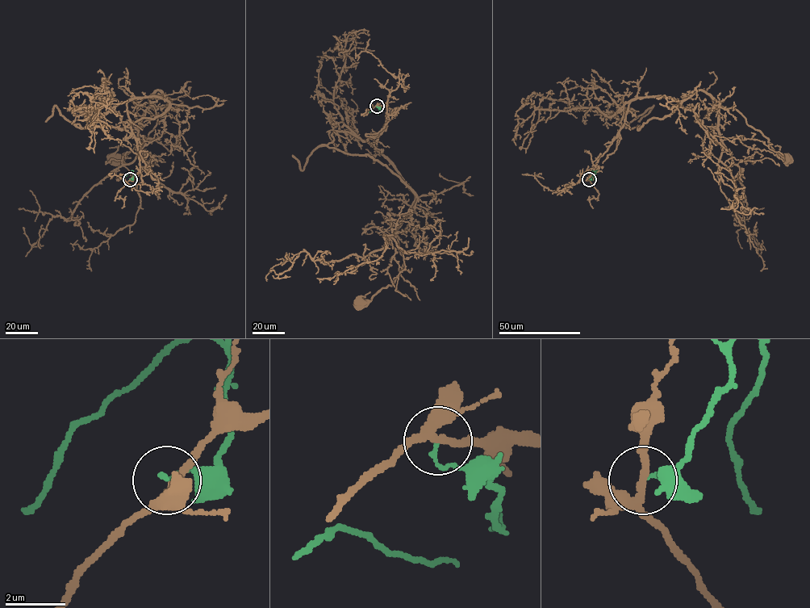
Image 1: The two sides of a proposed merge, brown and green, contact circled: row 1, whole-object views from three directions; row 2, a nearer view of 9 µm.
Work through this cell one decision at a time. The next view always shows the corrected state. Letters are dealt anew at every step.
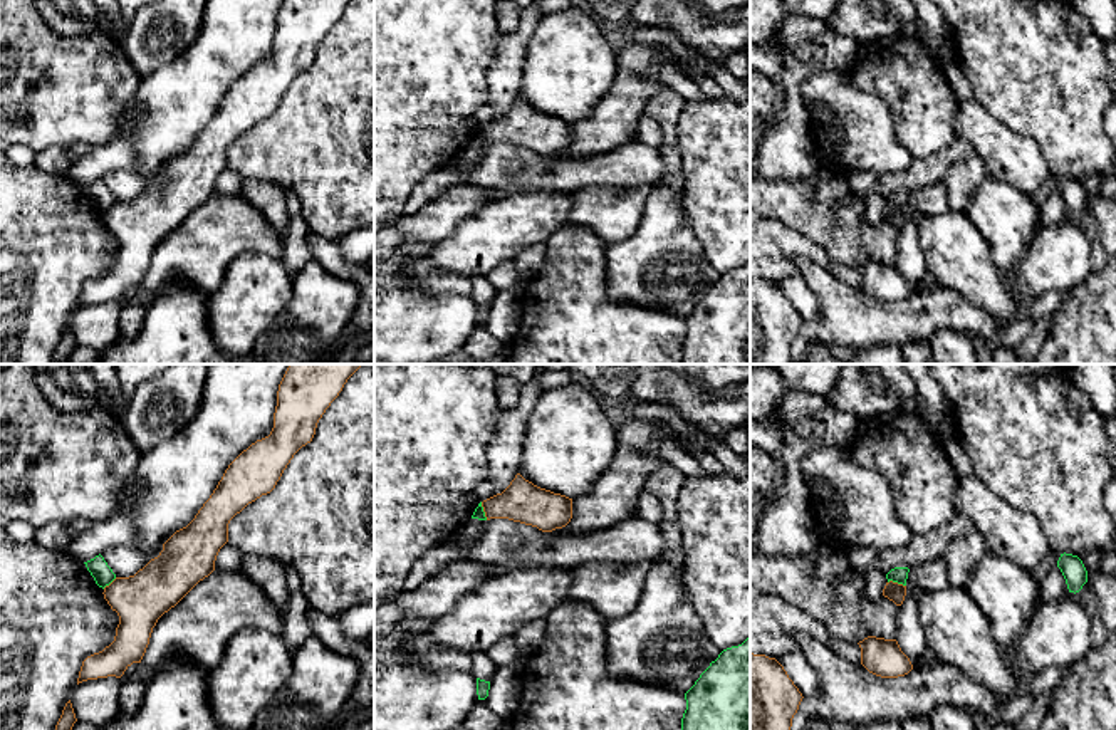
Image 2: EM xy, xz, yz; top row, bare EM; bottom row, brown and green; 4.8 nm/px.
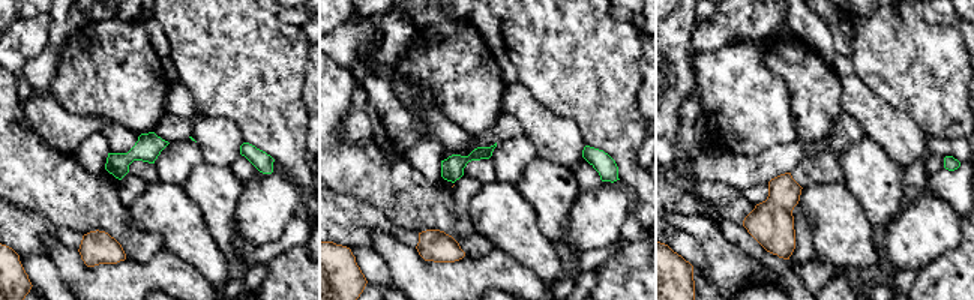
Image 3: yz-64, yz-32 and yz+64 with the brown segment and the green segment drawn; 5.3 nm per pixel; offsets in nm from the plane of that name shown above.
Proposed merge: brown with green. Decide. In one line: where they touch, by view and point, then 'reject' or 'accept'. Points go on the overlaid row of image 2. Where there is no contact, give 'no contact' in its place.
contact yz (896, 583); reject

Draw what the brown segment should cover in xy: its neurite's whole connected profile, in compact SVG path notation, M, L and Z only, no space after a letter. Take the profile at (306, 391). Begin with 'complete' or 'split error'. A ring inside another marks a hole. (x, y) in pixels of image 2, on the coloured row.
complete; M289 364L279 384L270 435L252 443L228 465L195 519L163 544L158 557L134 576L116 577L104 587L104 599L117 613L119 624L114 641L82 661L77 685L107 676L121 678L133 663L141 663L158 619L215 571L216 555L228 542L230 520L275 488L294 455L312 441L319 420L361 366L364 364Z

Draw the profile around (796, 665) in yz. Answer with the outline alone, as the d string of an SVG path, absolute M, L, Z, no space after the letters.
M800 651L782 654L777 661L784 666L802 696L816 696L822 691L821 678Z

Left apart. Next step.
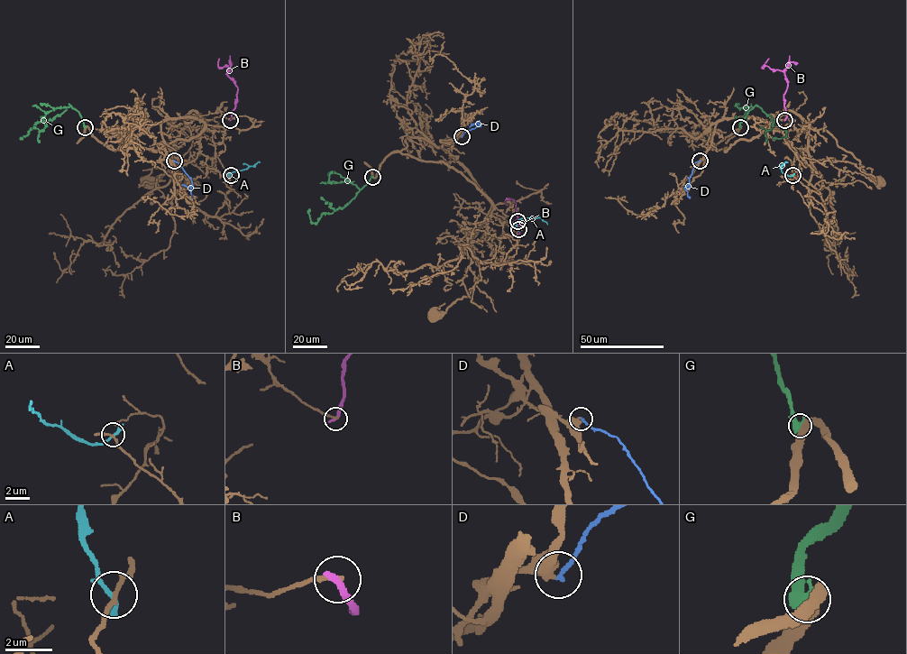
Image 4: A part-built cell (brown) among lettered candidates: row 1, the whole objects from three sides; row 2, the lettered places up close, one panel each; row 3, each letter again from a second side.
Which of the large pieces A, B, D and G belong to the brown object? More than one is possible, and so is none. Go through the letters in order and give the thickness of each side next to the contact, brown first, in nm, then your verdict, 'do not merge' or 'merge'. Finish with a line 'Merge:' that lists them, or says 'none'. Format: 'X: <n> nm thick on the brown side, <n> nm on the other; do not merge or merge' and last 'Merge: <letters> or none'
A: 180 nm thick on the brown side, 360 nm on the other; do not merge
B: 190 nm thick on the brown side, 320 nm on the other; do not merge
D: 550 nm thick on the brown side, 170 nm on the other; do not merge
G: 480 nm thick on the brown side, 600 nm on the other; do not merge
Merge: none

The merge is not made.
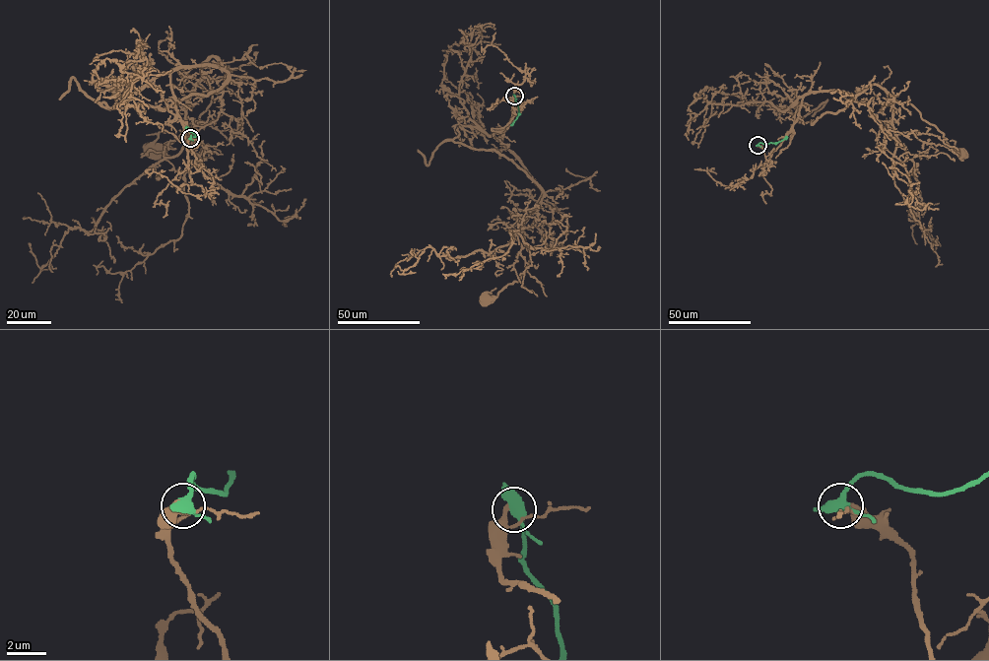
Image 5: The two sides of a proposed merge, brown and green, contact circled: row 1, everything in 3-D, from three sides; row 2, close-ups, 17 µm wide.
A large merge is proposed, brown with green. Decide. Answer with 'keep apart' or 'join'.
keep apart

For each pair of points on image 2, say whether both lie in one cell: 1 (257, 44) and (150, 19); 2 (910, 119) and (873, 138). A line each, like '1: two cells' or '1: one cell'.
1: two cells
2: two cells

